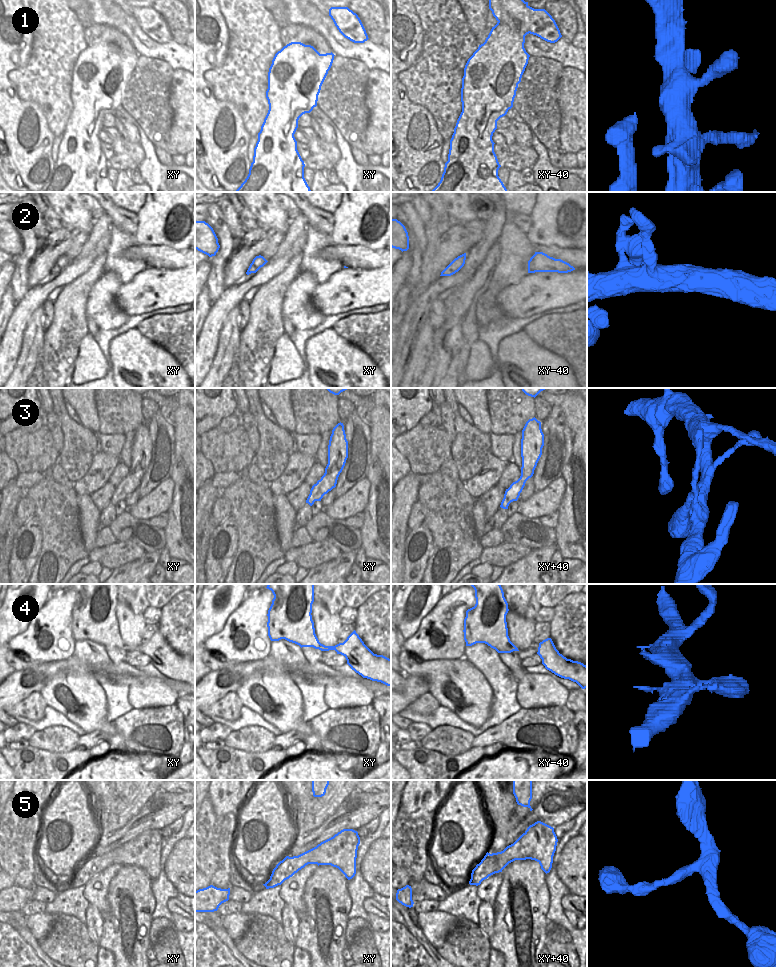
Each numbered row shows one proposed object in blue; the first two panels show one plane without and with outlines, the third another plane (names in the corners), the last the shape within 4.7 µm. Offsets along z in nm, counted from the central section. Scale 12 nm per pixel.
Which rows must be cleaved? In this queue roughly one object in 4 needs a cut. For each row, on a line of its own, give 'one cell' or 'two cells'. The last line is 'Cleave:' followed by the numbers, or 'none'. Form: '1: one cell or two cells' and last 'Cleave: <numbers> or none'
1: one cell
2: one cell
3: one cell
4: one cell
5: one cell
Cleave: none

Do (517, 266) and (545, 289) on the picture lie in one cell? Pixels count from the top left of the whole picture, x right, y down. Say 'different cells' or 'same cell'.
different cells

